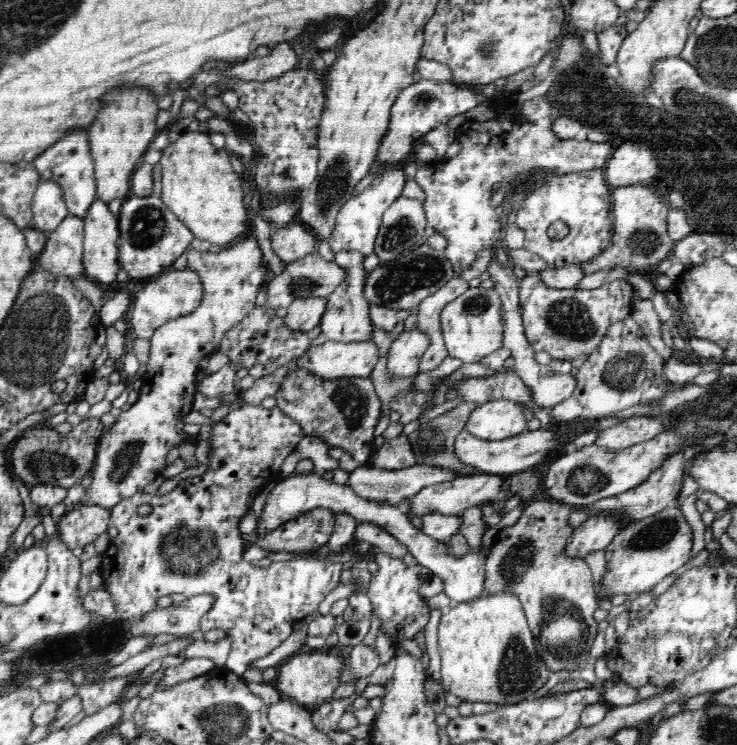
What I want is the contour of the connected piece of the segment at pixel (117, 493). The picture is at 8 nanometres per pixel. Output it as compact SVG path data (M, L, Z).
M253 226L242 238L238 238L228 247L217 248L216 251L198 251L188 247L186 251L187 266L198 273L203 286L203 297L198 308L186 316L170 320L157 328L152 335L150 360L147 371L143 375L143 386L138 395L133 396L132 407L118 416L112 428L105 431L98 442L94 466L90 472L92 484L86 490L80 503L66 503L66 511L78 505L96 505L111 509L122 500L135 496L143 491L147 484L152 483L166 467L166 454L172 448L179 447L183 436L178 434L176 424L179 419L193 410L194 396L197 393L197 372L199 363L205 358L218 352L225 332L242 320L252 308L256 307L256 294L260 286L266 285L268 280L268 265L262 257Z

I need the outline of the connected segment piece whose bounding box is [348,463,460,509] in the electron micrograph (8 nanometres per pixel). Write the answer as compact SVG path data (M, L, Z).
M416 463L400 470L379 469L371 465L361 465L349 473L349 486L358 497L374 503L398 506L404 509L406 499L413 498L424 488L455 480L460 475L449 468L431 467Z

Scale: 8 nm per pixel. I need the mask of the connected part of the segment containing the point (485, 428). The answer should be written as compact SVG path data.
M494 400L478 405L465 428L470 435L482 440L504 440L527 431L527 420L518 404Z

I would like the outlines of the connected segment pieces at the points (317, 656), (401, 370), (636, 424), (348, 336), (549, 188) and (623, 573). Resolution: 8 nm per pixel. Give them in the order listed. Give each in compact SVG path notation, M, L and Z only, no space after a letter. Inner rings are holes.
M337 646L327 652L317 652L312 650L300 651L292 654L288 659L277 666L276 689L281 696L298 703L303 708L309 710L315 708L317 704L322 704L324 700L332 698L336 688L342 684L340 681L340 668L344 664L344 655L341 651L346 651L346 659L350 655L352 648Z
M414 328L402 331L394 340L388 352L386 371L394 377L414 377L419 372L420 362L424 352L428 350L430 339L424 332Z
M631 417L626 422L602 430L595 444L608 449L623 449L653 439L664 426L656 417Z
M342 251L335 254L335 261L340 268L345 268L346 276L335 288L335 291L326 298L326 310L324 310L319 325L322 334L328 338L328 341L350 343L373 340L372 330L374 330L374 325L370 320L370 303L363 293L368 274L363 265L364 258L365 256L358 251Z
M605 169L568 173L544 173L536 188L526 196L517 208L515 224L524 230L524 248L537 254L546 261L548 268L562 268L566 264L579 264L598 256L611 244L613 220L611 219L611 188L606 182ZM556 220L564 221L569 226L569 234L562 240L550 239L546 229Z
M676 505L664 508L640 522L625 524L606 546L605 557L608 564L606 574L602 576L599 599L610 599L615 594L648 592L668 574L672 574L690 560L692 540L692 525L688 524Z

